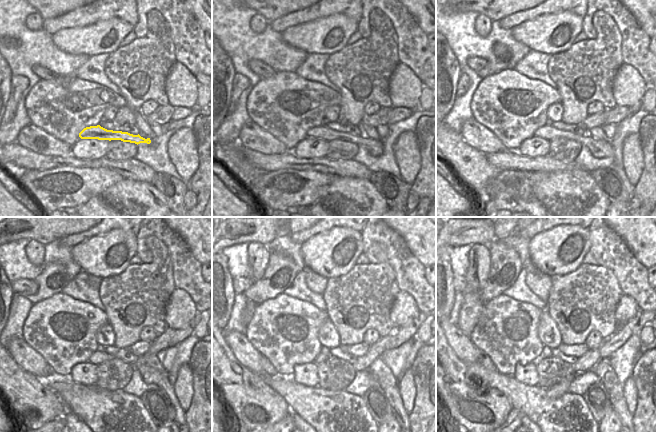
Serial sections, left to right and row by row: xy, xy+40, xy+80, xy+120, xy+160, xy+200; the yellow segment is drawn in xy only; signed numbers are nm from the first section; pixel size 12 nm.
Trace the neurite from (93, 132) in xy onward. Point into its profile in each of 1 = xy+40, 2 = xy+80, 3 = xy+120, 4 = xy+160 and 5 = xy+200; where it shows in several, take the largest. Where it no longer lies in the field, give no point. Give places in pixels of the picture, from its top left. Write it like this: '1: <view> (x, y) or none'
1: xy+40 (375, 147)
2: xy+80 (599, 148)
3: xy+120 (150, 375)
4: xy+160 (389, 384)
5: xy+200 (615, 389)

